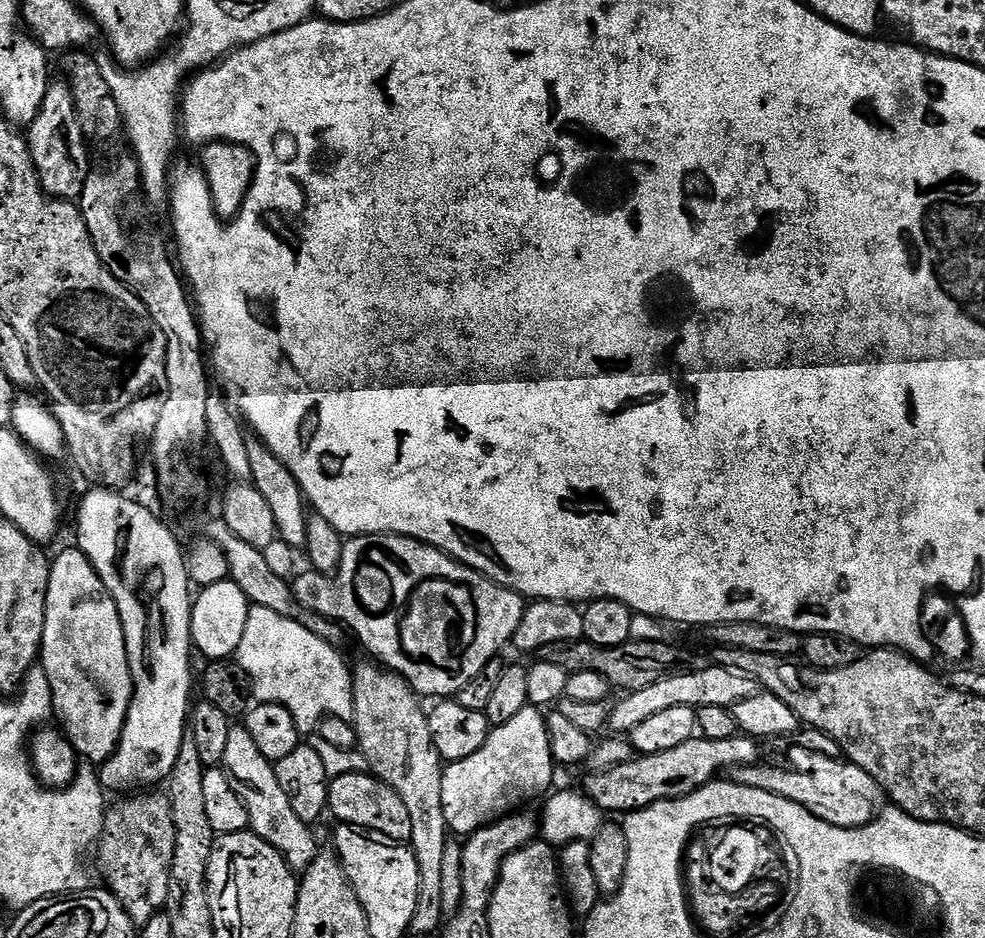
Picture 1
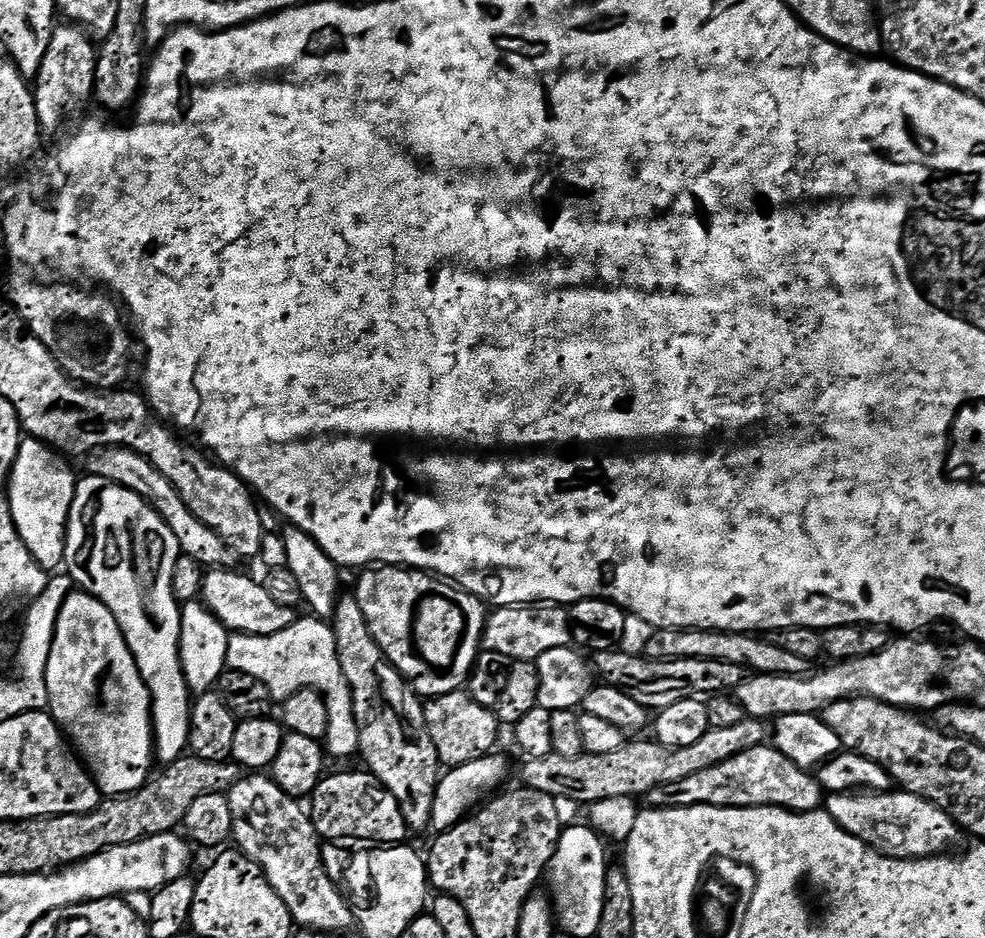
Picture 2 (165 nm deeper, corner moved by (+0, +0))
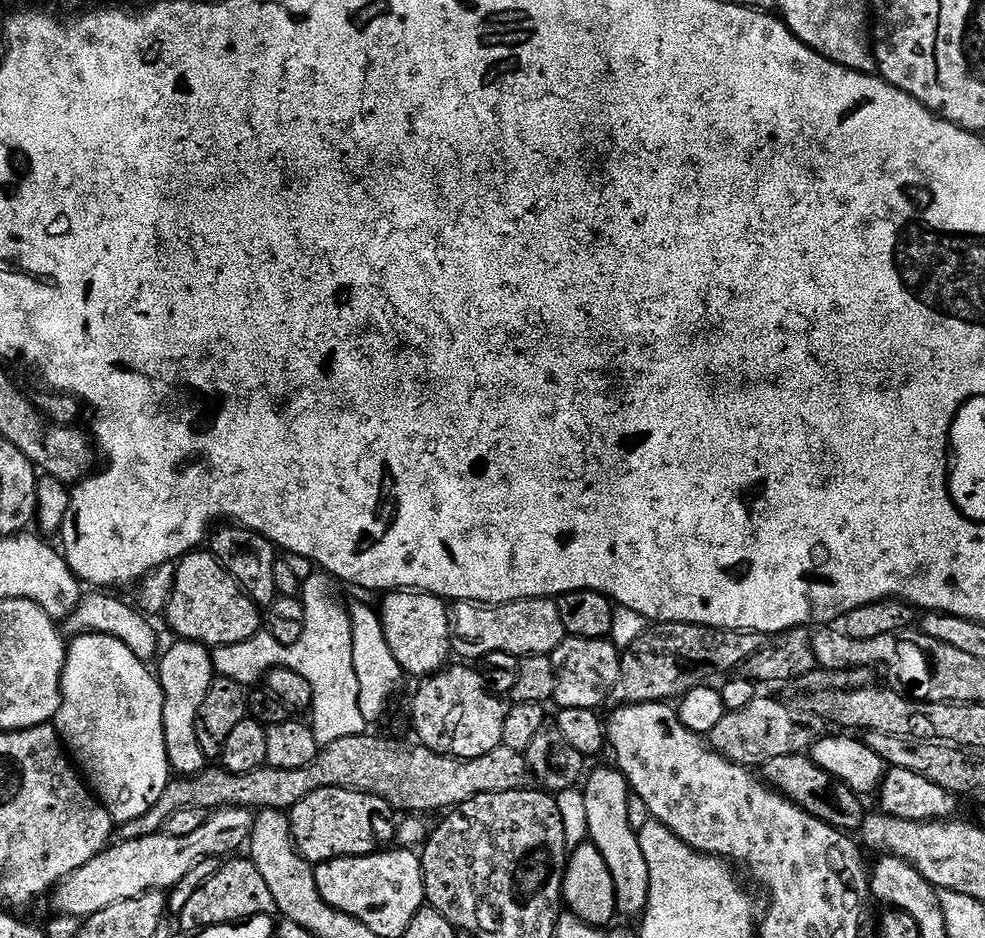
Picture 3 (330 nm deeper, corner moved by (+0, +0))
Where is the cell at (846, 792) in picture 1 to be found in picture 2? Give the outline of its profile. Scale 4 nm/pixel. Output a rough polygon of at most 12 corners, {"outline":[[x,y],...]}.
{"outline":[[903,790],[834,792],[826,811],[897,861],[947,853],[962,836]]}

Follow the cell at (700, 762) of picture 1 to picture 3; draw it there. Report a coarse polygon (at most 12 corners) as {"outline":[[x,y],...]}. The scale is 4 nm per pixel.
{"outline":[[811,755],[762,765],[772,791],[849,834],[865,801]]}

